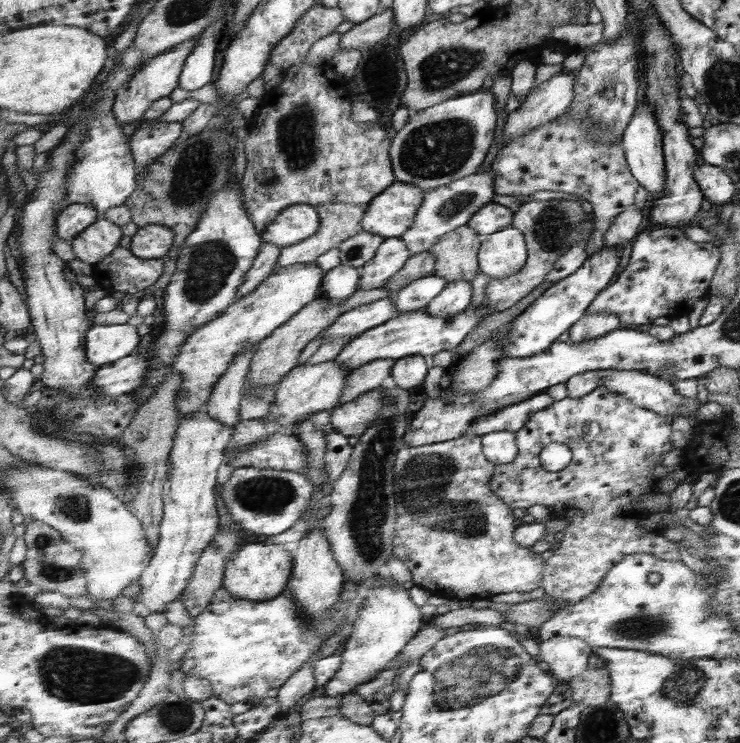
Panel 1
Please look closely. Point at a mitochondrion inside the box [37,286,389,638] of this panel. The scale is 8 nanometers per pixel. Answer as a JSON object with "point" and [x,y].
{"point":[268,495]}

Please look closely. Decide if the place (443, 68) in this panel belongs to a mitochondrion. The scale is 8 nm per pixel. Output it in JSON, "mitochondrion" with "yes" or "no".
{"mitochondrion":"yes"}

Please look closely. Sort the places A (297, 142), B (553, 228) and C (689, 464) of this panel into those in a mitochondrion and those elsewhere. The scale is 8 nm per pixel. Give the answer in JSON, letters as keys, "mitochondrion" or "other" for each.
{"A":"mitochondrion","B":"mitochondrion","C":"other"}

